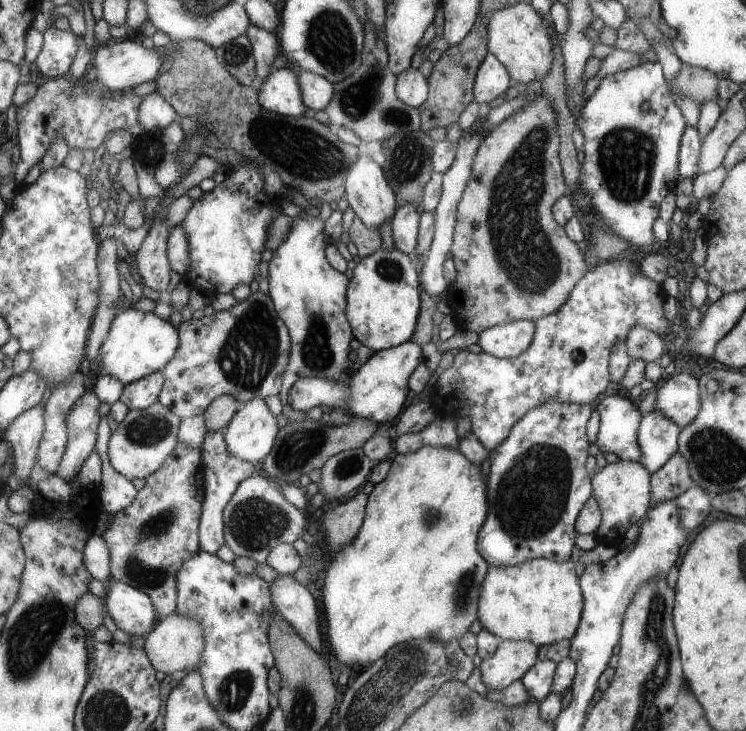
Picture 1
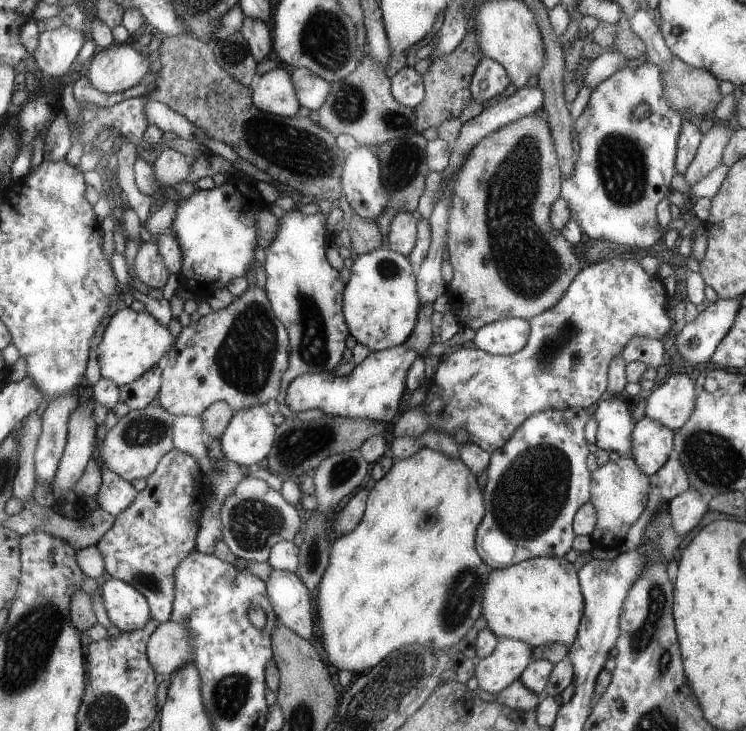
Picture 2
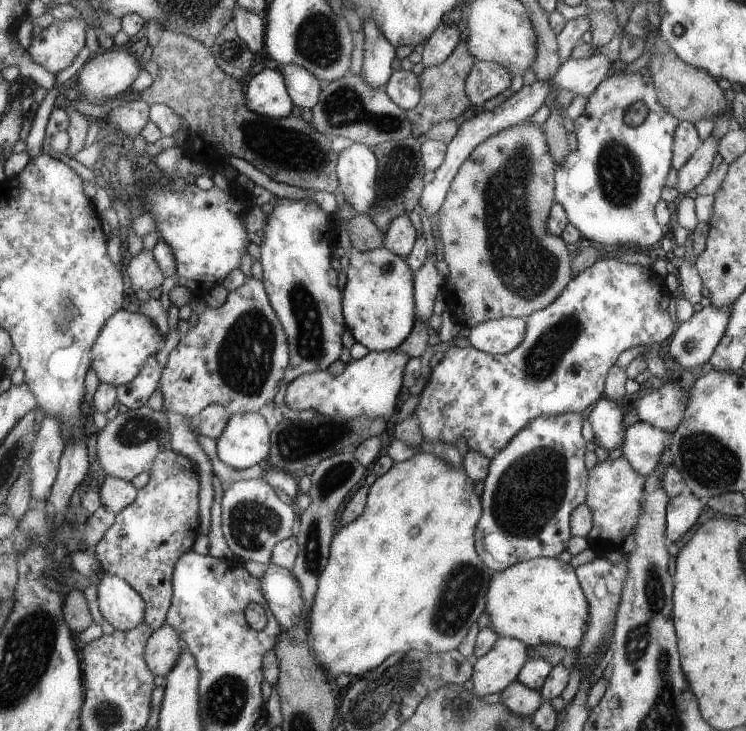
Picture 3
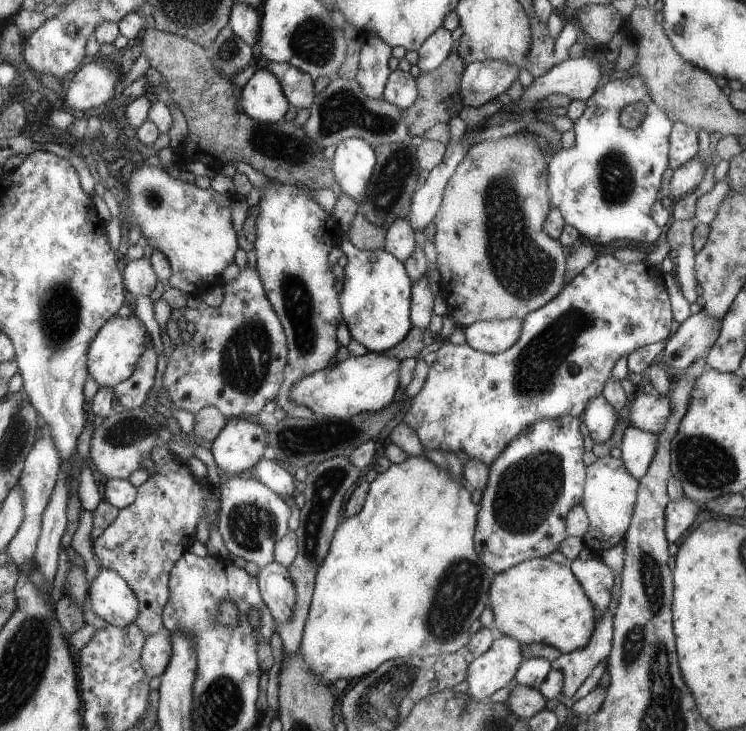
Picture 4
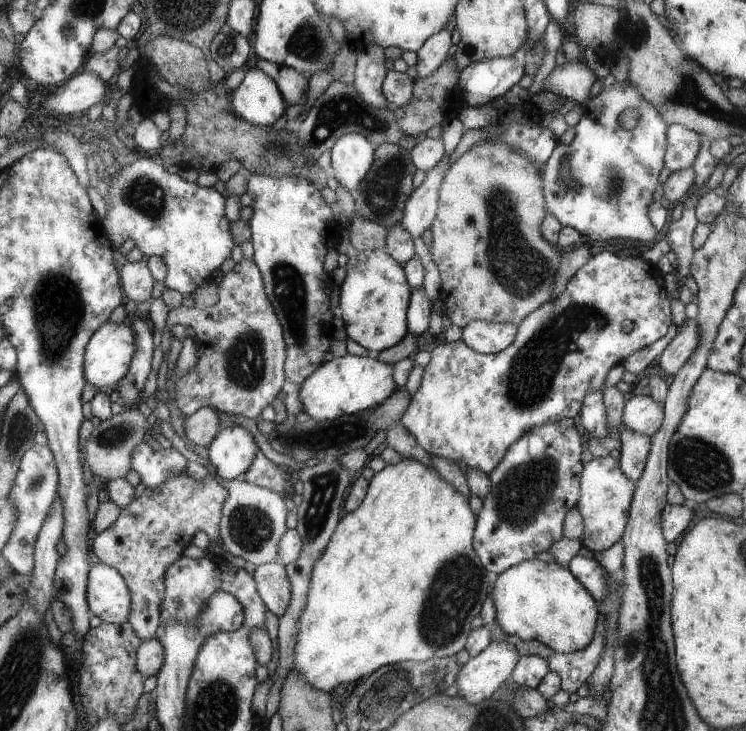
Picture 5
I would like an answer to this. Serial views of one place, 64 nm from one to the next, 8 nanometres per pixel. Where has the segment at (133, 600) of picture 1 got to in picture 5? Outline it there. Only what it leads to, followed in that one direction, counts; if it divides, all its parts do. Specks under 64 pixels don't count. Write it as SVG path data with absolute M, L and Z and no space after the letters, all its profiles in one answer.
M95 560L88 576L88 610L101 623L121 624L131 613L131 592L123 582L123 576L112 567Z

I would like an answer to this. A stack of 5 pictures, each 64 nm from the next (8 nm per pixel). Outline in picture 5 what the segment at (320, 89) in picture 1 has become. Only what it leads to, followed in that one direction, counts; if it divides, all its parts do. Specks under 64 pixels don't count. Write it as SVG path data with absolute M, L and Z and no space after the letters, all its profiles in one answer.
M263 59L257 60L255 69L268 74L280 89L284 101L288 104L304 104L306 101L307 80L303 73L294 68L272 63Z

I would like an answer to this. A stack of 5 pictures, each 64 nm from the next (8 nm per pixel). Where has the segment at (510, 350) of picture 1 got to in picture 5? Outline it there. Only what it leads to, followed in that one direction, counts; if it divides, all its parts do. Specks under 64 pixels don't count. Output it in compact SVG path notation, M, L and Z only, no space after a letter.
M471 321L462 328L461 340L478 353L499 353L515 340L517 325Z

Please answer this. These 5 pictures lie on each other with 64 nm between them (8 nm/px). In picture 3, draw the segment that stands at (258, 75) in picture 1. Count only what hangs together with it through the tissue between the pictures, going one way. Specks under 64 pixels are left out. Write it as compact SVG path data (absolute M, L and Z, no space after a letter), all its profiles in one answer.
M236 7L232 13L231 26L235 34L245 42L251 53L263 48L265 24L263 16Z

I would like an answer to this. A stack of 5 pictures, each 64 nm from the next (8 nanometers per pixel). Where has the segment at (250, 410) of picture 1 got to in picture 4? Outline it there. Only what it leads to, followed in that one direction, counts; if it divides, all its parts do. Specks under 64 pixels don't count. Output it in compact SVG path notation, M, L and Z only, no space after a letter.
M229 420L212 441L211 456L225 476L239 475L260 461L265 452L263 430L257 421Z

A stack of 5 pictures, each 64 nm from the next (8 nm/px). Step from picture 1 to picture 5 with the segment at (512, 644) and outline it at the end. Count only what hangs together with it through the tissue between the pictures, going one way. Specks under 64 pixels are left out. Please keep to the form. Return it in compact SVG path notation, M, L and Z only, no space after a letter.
M510 639L487 644L477 656L459 666L453 682L458 696L472 704L494 696L508 682L518 661L519 655Z

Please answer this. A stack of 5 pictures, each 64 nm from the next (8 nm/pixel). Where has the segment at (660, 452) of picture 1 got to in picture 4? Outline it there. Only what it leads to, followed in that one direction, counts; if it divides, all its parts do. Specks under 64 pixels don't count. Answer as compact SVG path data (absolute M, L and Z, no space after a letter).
M628 426L623 431L621 438L621 462L624 468L633 476L640 480L652 463L653 454L656 453L656 445L659 441L659 434L639 430L635 426Z

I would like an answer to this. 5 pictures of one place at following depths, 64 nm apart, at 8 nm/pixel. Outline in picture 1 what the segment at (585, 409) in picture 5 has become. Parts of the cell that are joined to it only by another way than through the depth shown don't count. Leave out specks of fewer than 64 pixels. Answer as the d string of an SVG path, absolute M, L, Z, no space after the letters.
M627 395L605 396L596 406L599 415L594 444L604 452L613 452L618 459L640 462L640 445L636 441L641 414Z

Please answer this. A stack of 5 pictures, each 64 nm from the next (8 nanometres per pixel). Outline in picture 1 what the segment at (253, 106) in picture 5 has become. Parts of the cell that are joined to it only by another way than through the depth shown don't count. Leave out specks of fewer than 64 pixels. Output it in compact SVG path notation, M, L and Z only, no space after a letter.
M275 69L264 78L257 91L265 110L286 117L300 117L307 108L300 91L299 79L293 70Z

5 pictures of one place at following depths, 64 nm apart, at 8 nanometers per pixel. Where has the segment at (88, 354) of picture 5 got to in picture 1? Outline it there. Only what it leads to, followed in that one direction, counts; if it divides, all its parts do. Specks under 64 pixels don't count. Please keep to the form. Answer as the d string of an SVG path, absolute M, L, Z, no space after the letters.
M134 308L115 314L107 334L98 350L100 374L108 374L123 385L161 370L175 356L180 344L179 331L169 320L157 317L155 312L137 311Z

